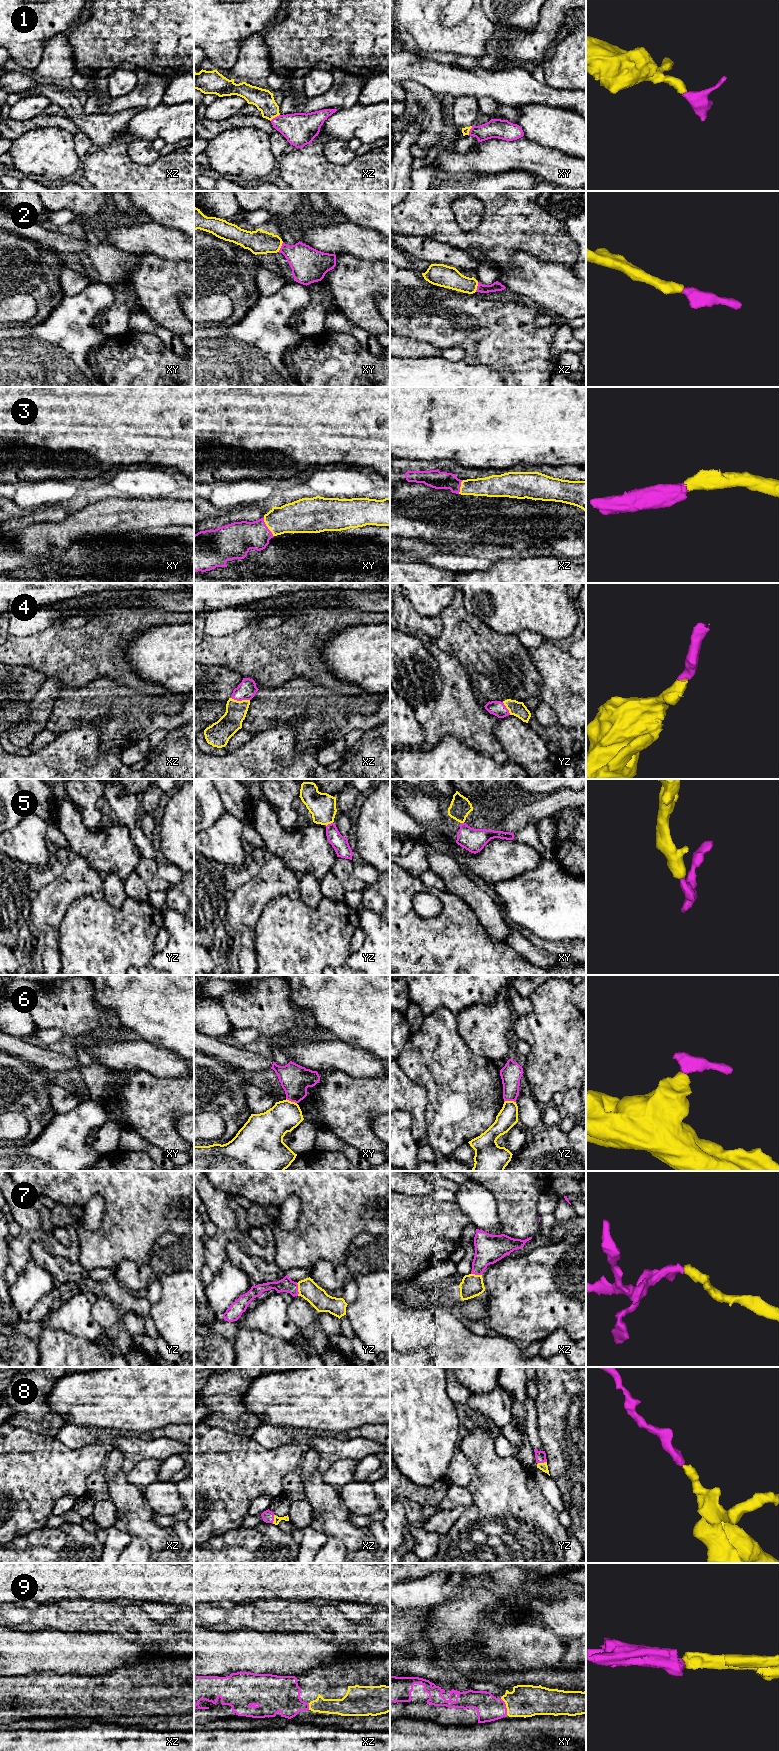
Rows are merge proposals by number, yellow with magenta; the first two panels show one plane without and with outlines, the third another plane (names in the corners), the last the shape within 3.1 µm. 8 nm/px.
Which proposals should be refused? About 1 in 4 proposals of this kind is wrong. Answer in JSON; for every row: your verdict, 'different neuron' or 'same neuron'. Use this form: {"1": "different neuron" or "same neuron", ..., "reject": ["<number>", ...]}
{"1": "same neuron", "2": "same neuron", "3": "same neuron", "4": "same neuron", "5": "same neuron", "6": "different neuron", "7": "same neuron", "8": "same neuron", "9": "same neuron", "reject": ["6"]}

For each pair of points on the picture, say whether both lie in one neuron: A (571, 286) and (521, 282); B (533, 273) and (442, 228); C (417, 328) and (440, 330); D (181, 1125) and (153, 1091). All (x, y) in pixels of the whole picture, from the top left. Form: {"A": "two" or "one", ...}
{"A": "one", "B": "two", "C": "one", "D": "two"}

